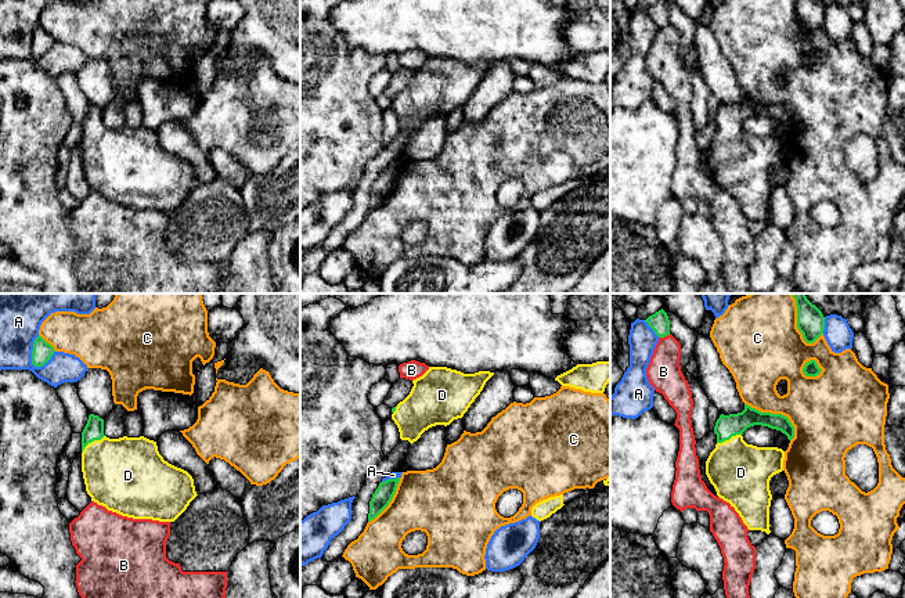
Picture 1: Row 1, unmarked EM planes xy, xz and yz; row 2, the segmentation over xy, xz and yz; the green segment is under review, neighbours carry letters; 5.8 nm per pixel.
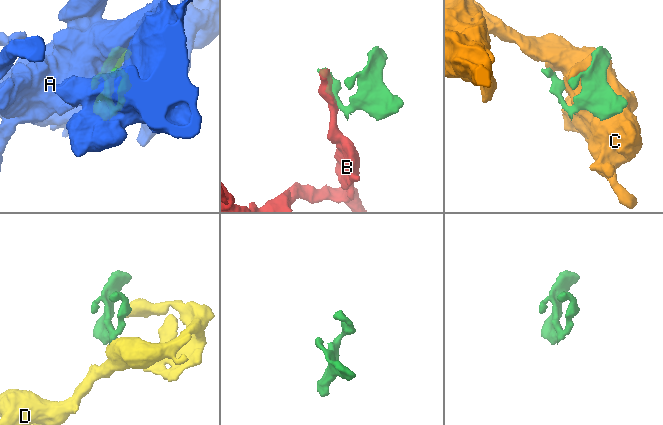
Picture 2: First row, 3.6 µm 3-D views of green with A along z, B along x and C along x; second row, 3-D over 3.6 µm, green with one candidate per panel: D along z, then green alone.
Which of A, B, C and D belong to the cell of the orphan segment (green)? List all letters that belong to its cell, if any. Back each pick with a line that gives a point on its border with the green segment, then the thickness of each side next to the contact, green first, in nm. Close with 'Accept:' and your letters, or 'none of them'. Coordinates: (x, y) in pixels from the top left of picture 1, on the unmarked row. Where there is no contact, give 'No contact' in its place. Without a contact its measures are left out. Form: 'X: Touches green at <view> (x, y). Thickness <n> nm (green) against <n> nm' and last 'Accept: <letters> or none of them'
D: Touches green at xy (92, 130). Thickness 110 nm (green) against 420 nm
Accept: D

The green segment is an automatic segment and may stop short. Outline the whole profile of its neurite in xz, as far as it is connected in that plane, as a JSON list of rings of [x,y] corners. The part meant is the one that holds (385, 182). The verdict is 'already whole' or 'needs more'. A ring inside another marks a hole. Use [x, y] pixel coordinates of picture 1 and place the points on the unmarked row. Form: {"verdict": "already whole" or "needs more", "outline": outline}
{"verdict": "already whole", "outline": [[[400,167],[387,169],[379,173],[378,179],[375,180],[369,191],[368,212],[375,209],[389,195],[396,183],[399,172]]]}

